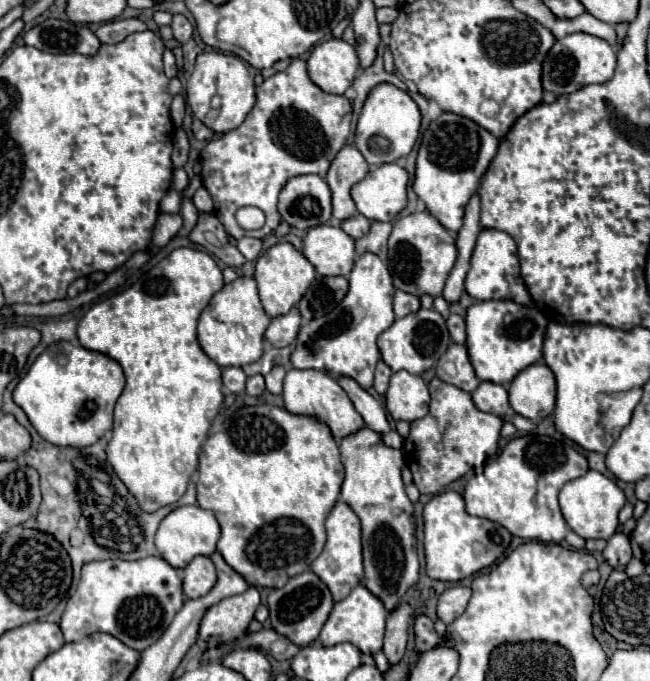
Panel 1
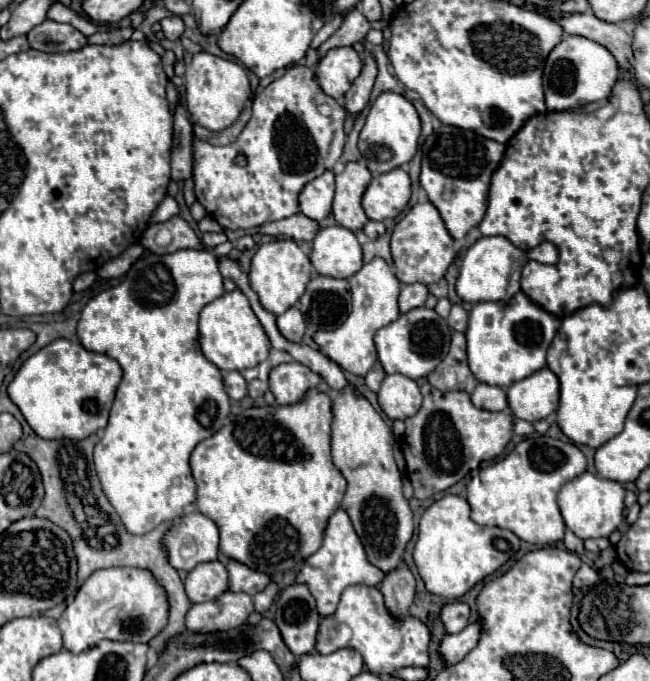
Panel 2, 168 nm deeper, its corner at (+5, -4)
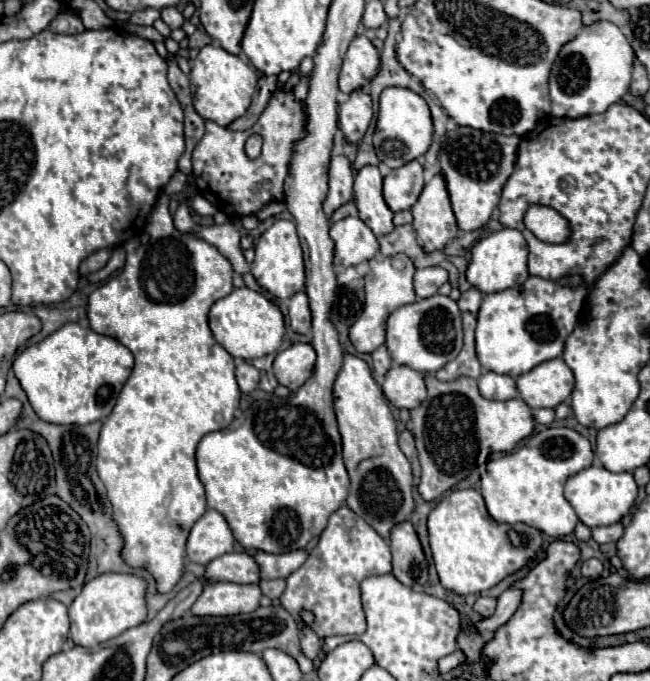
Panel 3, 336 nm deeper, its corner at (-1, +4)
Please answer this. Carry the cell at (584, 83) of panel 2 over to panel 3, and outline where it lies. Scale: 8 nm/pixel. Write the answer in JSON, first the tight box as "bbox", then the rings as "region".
{"bbox":[549,20,633,118],"region":[[[599,20],[583,26],[581,32],[559,50],[559,56],[551,68],[549,94],[553,116],[581,118],[605,112],[611,104],[619,102],[629,90],[633,58],[629,42],[615,24]]]}

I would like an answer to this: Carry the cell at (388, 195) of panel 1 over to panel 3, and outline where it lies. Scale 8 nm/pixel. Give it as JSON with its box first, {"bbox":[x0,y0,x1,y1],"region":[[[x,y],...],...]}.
{"bbox":[383,160,423,212],"region":[[[417,160],[391,170],[383,178],[383,198],[393,212],[407,210],[423,190],[423,166]]]}

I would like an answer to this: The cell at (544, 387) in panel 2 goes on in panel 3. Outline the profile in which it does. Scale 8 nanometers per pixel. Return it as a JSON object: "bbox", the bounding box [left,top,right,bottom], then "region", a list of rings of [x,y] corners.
{"bbox":[517,358,573,410],"region":[[[553,358],[517,378],[517,390],[533,410],[555,408],[565,402],[573,390],[573,372],[563,358]]]}

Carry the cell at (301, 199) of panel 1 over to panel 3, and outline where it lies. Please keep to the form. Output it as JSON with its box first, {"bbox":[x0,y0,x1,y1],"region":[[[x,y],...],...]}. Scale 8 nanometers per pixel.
{"bbox":[323,156,353,216],"region":[[[345,156],[331,158],[327,168],[327,178],[329,178],[329,192],[323,202],[323,210],[327,216],[331,216],[333,210],[349,202],[353,196],[353,170],[349,160]]]}

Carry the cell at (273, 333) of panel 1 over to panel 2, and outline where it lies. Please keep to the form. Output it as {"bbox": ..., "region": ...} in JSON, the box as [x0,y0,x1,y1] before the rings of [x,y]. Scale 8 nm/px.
{"bbox":[277,306,306,342],"region":[[[291,306],[287,312],[283,312],[281,316],[277,316],[277,326],[279,326],[279,332],[289,342],[301,342],[303,340],[306,324],[305,320],[303,320],[303,314],[299,312],[299,308]]]}

